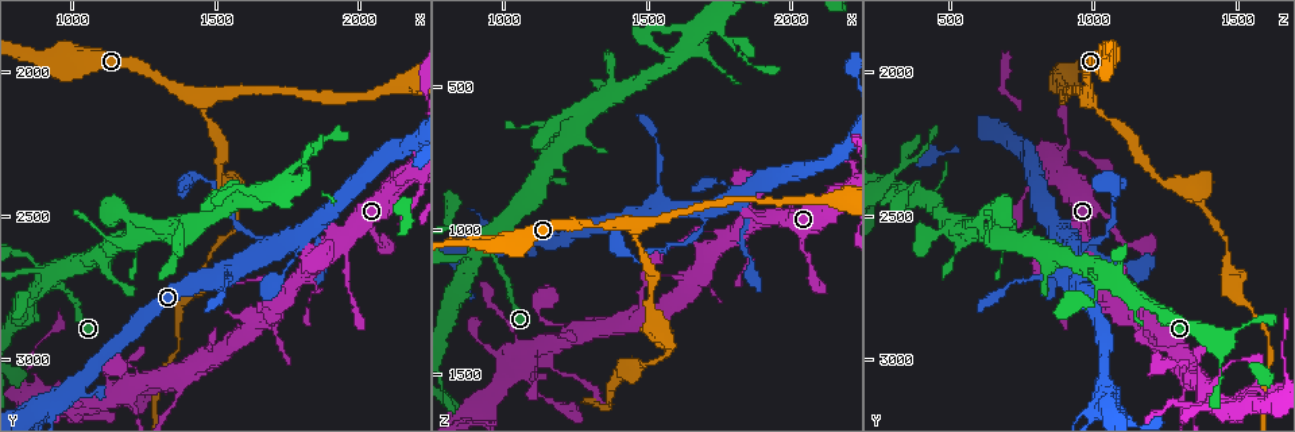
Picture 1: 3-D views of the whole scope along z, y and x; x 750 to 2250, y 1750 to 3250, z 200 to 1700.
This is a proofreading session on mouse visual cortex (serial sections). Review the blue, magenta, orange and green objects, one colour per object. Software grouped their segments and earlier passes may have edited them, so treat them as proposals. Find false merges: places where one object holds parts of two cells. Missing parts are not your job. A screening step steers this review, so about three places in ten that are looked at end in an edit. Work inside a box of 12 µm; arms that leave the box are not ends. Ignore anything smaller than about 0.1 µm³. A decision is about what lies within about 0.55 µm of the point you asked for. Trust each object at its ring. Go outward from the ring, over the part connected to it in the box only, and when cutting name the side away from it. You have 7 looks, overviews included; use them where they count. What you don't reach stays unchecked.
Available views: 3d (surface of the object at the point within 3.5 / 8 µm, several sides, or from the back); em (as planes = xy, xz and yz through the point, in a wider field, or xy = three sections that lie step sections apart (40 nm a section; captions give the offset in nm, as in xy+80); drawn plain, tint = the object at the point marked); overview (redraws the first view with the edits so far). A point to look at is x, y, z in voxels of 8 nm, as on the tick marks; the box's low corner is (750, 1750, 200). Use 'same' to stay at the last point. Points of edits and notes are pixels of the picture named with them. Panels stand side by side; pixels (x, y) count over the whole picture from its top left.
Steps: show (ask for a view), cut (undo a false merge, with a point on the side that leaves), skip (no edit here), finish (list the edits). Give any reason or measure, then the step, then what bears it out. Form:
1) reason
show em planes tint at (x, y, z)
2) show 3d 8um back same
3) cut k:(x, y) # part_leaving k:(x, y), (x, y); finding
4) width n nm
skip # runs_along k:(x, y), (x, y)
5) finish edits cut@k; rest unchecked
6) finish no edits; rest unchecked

three-way junction
show 3d 8um at (1460, 2100, 980)

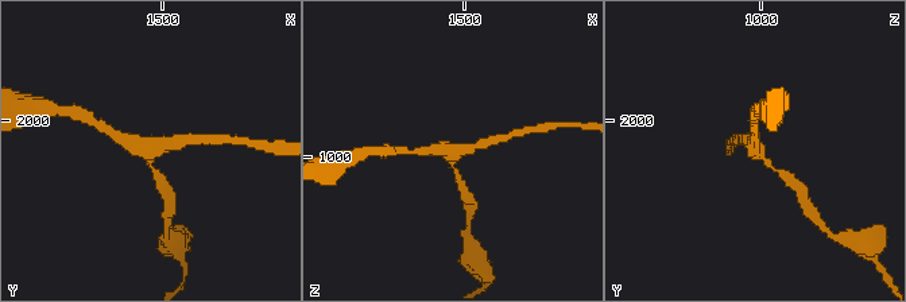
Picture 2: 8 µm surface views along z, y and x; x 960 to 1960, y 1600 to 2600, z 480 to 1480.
arms 3; arm_widths 150, 250, 300 nm; now the EM
show em xy step 1 tint at (1450, 2090, 990)

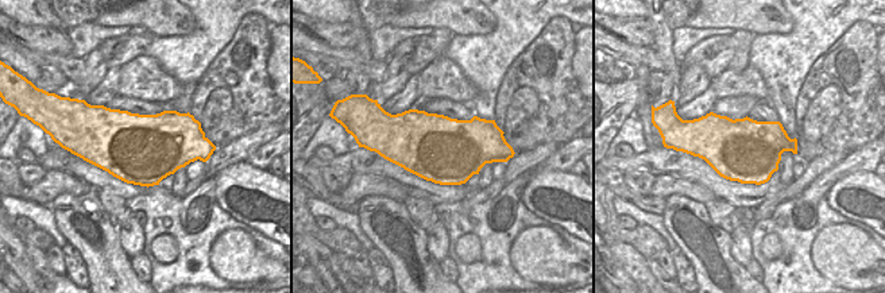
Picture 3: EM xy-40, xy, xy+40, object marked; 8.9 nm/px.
skip # runs_along 2:(115, 135), (151, 153), (158, 177); one cell here

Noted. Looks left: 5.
sudden change in width
show 3d 3.5um back at (1360, 3080, 1330)

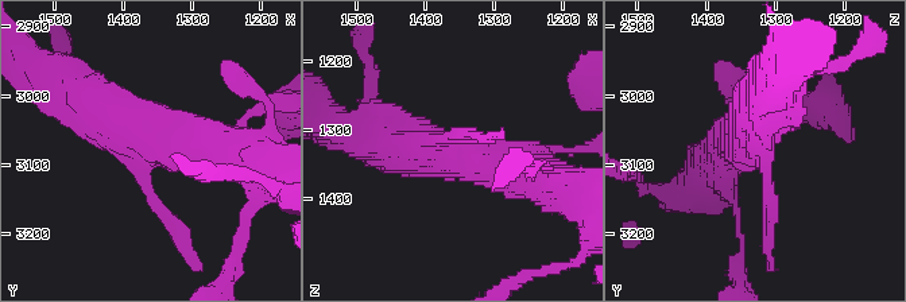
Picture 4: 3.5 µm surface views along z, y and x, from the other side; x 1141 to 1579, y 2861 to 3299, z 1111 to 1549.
need the tissue
show em xy step 5 tint at (1365, 3090, 1325)

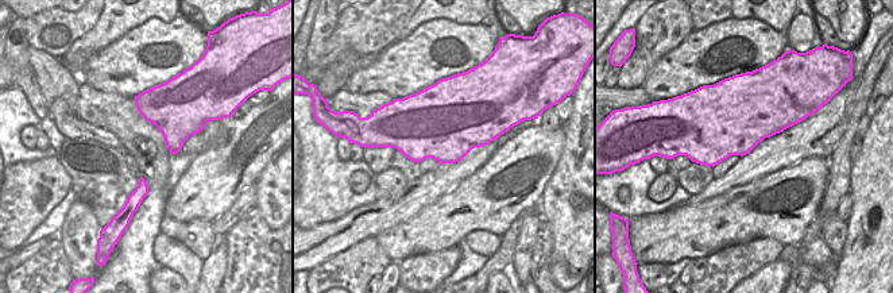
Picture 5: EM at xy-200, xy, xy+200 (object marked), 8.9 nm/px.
another direction
show em xy step 2 tint same

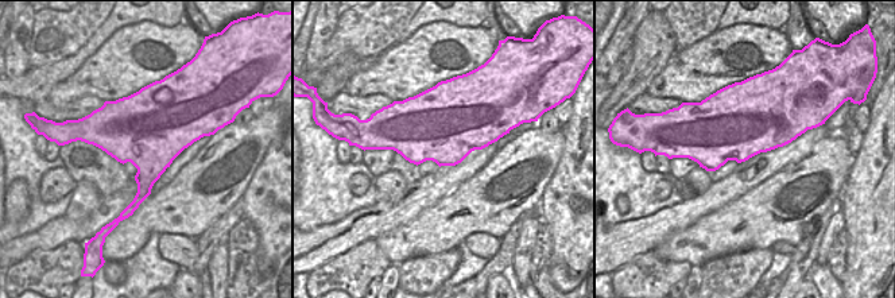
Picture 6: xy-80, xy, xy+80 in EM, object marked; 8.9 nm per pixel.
arms 3
skip # runs_along 4:(81, 100), (159, 138), (247, 154); one cell here

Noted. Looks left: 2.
finish no edits; rest unchecked

